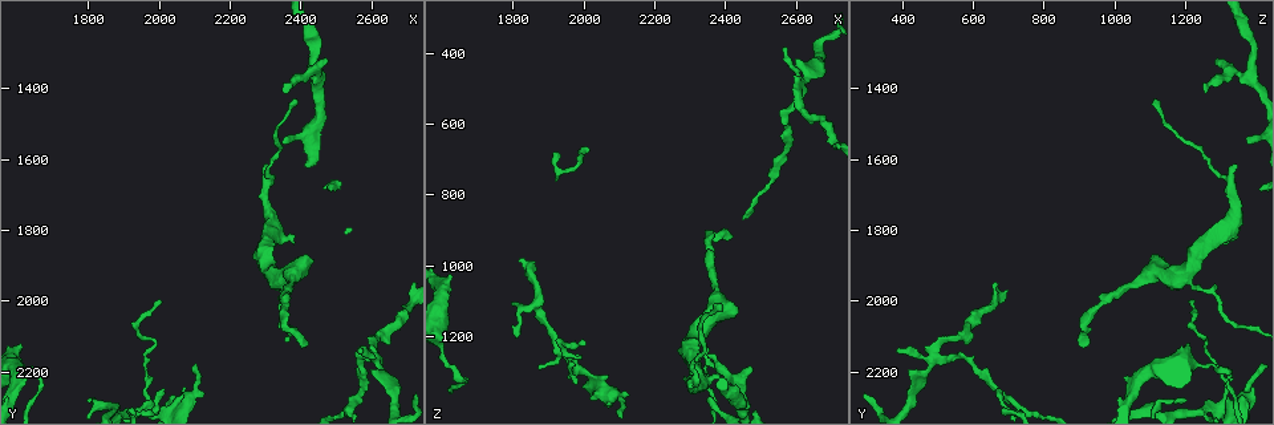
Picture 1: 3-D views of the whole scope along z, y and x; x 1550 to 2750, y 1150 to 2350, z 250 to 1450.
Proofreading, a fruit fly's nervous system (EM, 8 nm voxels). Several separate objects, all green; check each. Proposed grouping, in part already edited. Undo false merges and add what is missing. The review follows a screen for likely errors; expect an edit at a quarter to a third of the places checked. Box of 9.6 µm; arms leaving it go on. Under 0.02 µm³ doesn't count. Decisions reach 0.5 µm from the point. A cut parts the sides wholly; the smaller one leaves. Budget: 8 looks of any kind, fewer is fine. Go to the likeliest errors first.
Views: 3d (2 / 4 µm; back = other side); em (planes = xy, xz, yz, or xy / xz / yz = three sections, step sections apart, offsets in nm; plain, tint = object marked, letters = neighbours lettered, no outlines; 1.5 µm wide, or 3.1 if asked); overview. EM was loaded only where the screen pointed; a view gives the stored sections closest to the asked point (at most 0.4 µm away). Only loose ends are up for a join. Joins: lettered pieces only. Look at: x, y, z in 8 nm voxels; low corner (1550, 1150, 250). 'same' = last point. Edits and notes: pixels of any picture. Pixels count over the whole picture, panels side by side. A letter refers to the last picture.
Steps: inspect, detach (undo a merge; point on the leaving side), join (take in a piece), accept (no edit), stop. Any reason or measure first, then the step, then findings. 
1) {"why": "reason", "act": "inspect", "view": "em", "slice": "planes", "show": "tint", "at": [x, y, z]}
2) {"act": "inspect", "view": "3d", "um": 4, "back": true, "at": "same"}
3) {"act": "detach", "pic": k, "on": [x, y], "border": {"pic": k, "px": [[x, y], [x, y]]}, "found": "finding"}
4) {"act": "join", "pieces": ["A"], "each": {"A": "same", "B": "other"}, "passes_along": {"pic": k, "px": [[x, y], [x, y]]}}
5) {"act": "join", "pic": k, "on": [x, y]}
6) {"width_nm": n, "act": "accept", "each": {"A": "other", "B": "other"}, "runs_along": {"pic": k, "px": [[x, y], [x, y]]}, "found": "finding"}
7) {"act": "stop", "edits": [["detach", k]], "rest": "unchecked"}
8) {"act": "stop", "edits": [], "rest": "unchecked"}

{"why": "free end", "act": "inspect", "view": "em", "slice": "planes", "show": "letters", "at": [2470, 1310, 1300]}

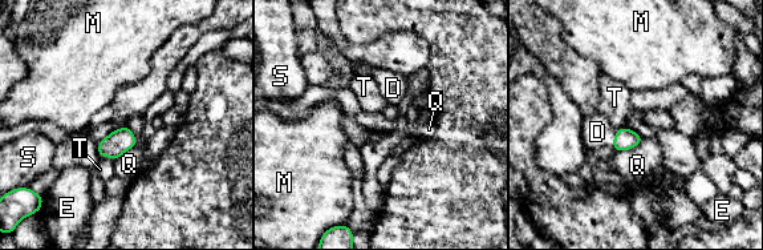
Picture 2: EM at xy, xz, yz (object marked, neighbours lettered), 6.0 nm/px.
{"width_nm": 130, "longest_contact_nm": ["Q", 180], "act": "join", "pieces": ["D"], "each": {"D": "same", "E": "other", "M": "other", "Q": "other", "S": "other", "T": "other"}, "found": "it goes on there"}

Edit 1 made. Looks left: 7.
{"why": "redraw", "act": "inspect", "view": "overview"}

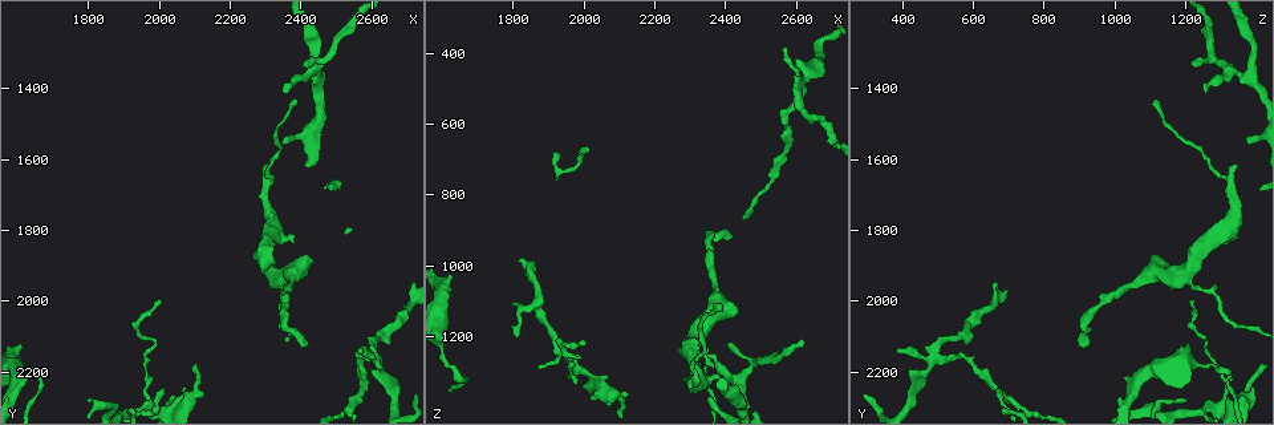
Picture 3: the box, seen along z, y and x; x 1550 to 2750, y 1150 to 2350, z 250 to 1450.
{"why": "calibre changes", "act": "inspect", "view": "3d", "um": 2, "at": [2300, 1690, 1330]}

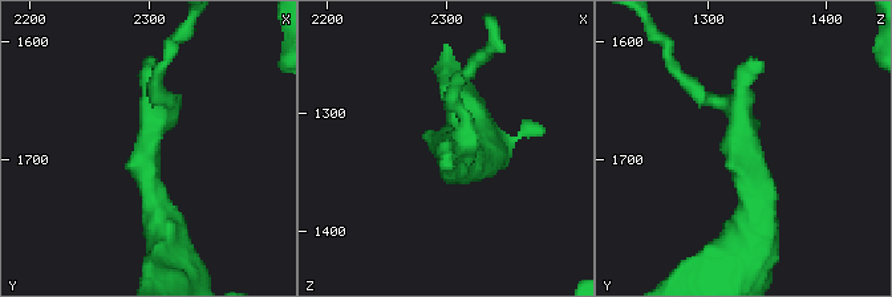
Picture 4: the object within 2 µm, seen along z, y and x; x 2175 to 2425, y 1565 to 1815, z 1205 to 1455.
{"why": "now the EM", "act": "inspect", "view": "em", "slice": "planes", "show": "letters", "at": [2304, 1700, 1334]}

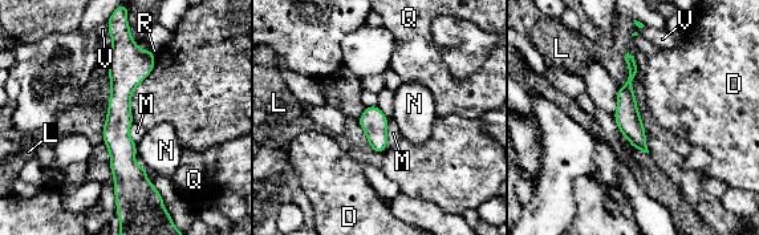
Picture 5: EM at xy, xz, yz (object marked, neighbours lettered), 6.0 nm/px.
{"longest_contact_nm": ["M", 170], "act": "accept", "each": {"D": "other", "L": "other", "M": "other", "N": "other", "Q": "other", "R": "other", "V": "other"}, "runs_along": {"pic": 5, "px": [[118, 39], [120, 145], [132, 198]]}, "found": "one neuron here"}

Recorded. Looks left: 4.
{"why": "branch stops here", "act": "inspect", "view": "em", "slice": "planes", "show": "letters", "at": [2570, 2130, 390]}

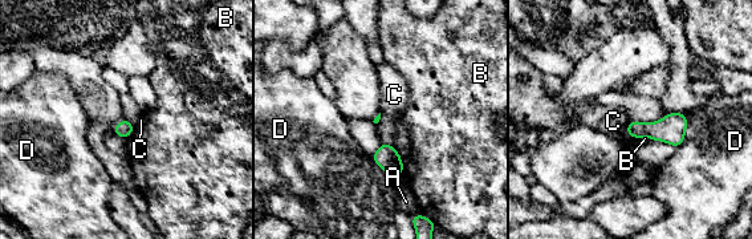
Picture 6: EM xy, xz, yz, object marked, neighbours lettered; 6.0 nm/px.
{"act": "accept", "each": {"A": "other", "B": "other", "C": "other", "D": "other"}, "border": {"pic": 6, "px": [[630, 121], [626, 136]]}, "found": "no lettered piece goes on from it"}

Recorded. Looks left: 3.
{"act": "stop", "edits": [["join", 2]], "rest": "unchecked"}

